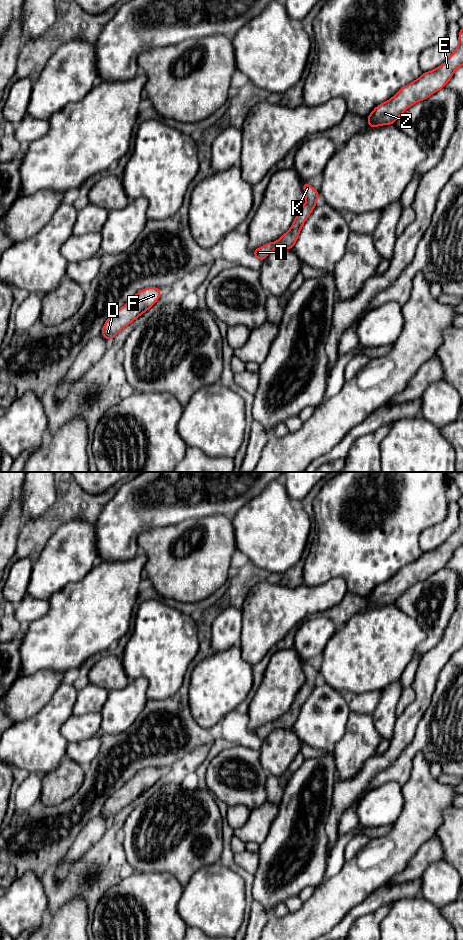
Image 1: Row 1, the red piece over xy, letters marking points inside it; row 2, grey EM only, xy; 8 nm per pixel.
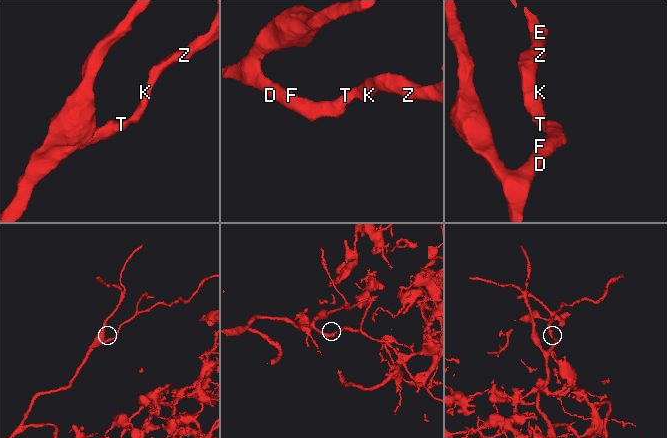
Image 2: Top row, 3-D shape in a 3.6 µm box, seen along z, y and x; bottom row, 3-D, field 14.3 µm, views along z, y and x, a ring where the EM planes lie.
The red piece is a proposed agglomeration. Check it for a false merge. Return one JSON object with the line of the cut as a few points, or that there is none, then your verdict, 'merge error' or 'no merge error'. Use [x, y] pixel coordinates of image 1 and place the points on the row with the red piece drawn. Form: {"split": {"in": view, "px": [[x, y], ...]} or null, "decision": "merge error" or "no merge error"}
{"split": null, "decision": "no merge error"}

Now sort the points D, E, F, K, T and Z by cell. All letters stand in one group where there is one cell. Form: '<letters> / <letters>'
D E F K T Z

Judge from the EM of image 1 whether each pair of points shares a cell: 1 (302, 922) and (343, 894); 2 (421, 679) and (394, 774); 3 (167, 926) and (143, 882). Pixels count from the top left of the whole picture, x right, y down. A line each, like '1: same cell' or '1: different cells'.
1: same cell
2: different cells
3: same cell

